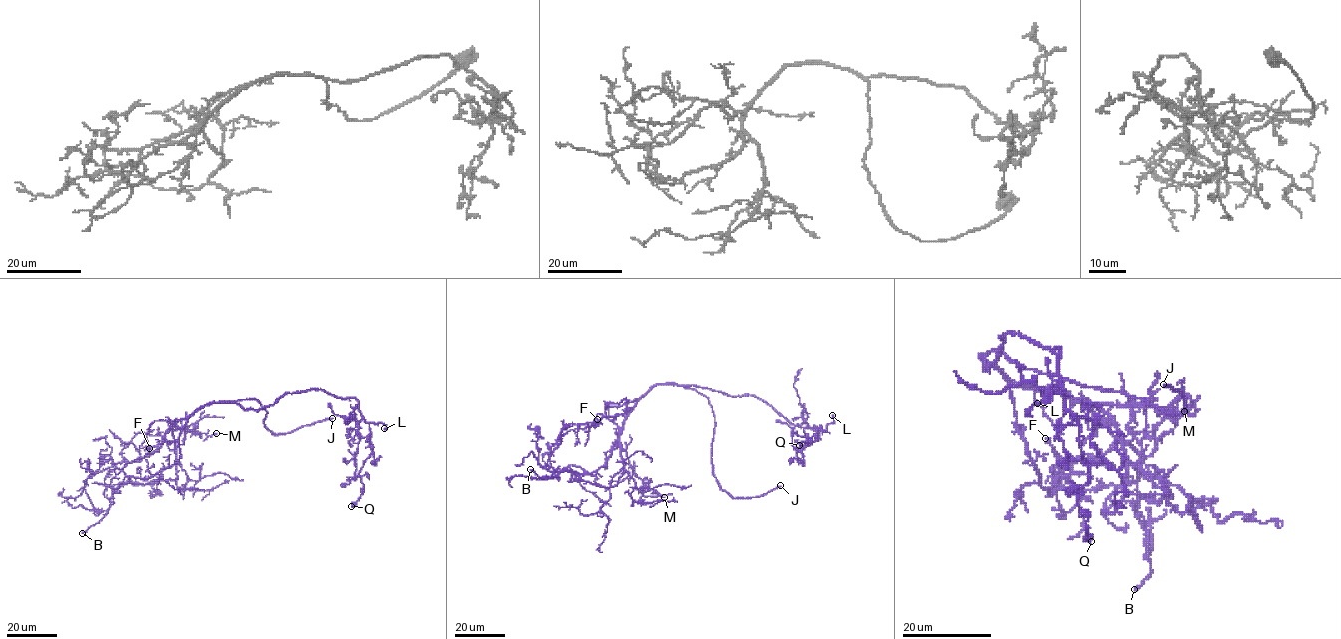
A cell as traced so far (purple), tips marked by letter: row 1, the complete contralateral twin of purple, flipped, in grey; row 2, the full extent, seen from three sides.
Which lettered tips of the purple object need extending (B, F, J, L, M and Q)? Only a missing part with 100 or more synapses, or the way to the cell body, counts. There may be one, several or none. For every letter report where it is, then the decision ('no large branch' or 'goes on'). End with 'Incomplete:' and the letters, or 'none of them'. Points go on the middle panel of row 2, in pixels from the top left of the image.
B: at (530, 469); no large branch
F: at (597, 419); no large branch
J: at (780, 485); goes on
L: at (832, 415); goes on
M: at (664, 497); no large branch
Q: at (799, 445); no large branch
Incomplete: J, L

